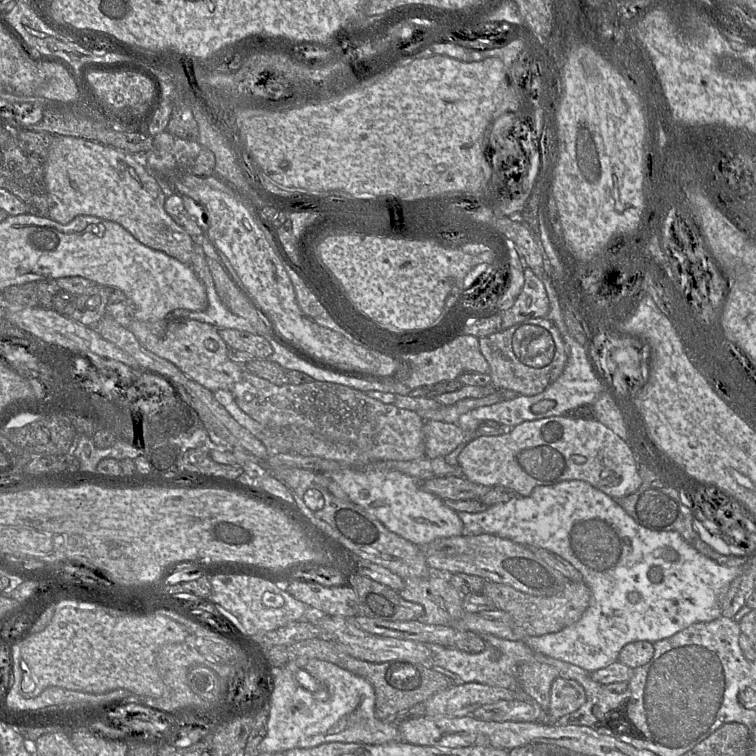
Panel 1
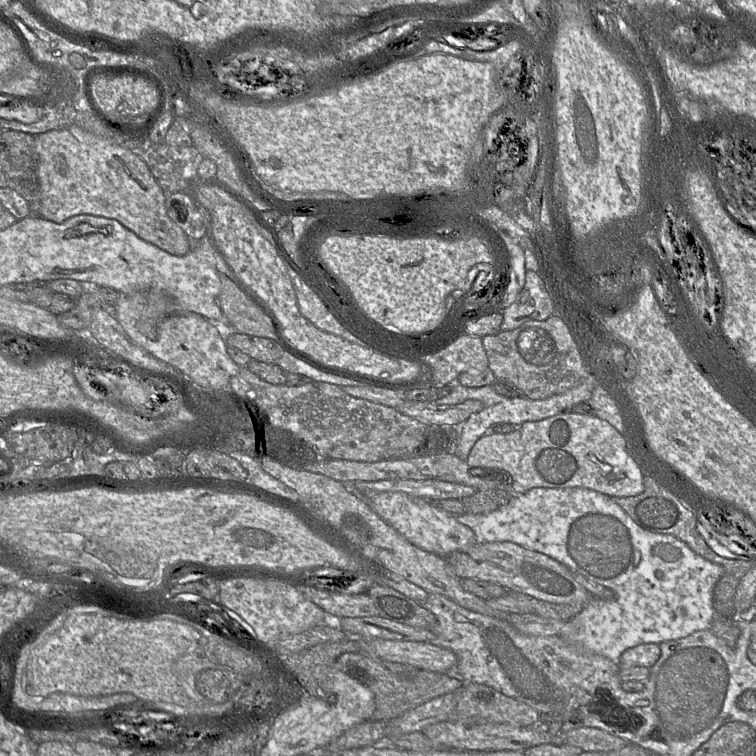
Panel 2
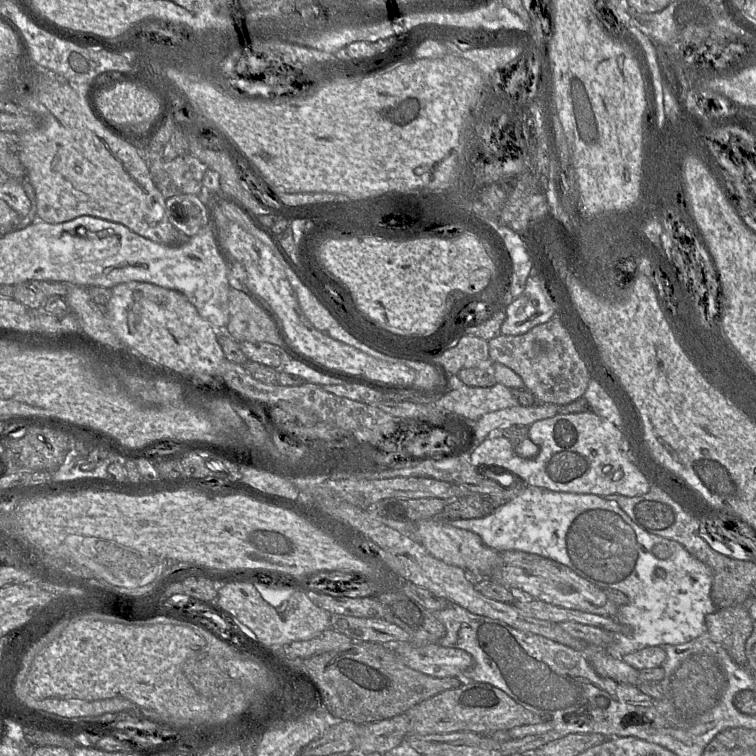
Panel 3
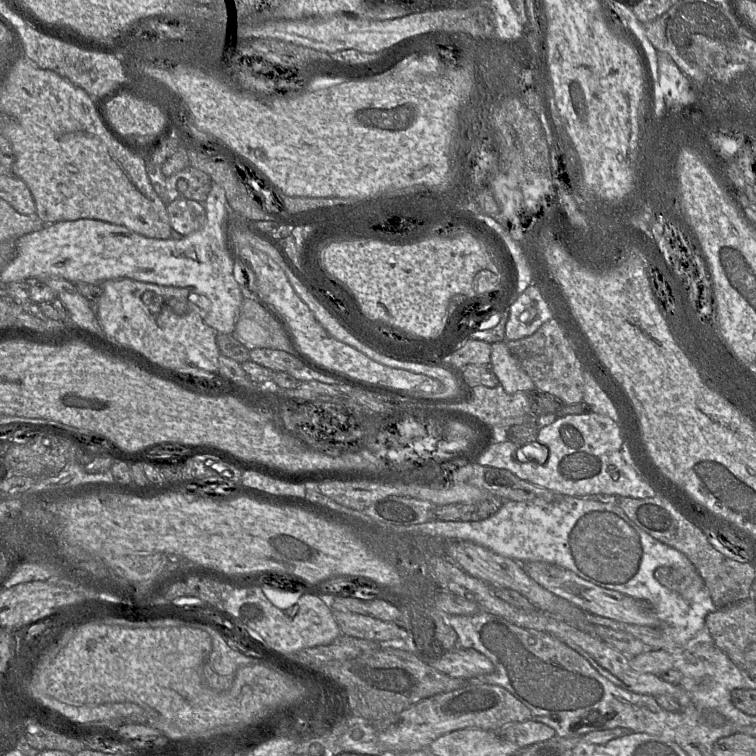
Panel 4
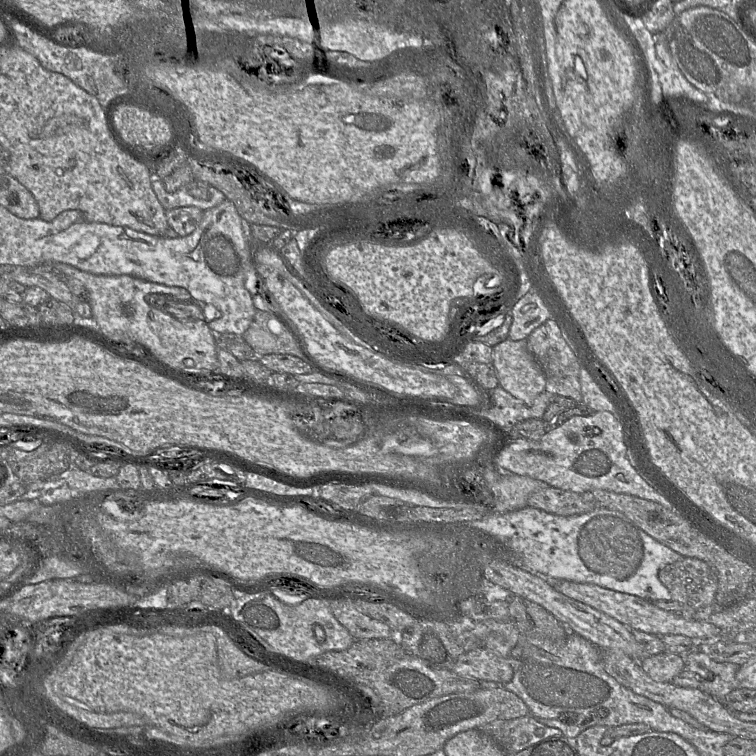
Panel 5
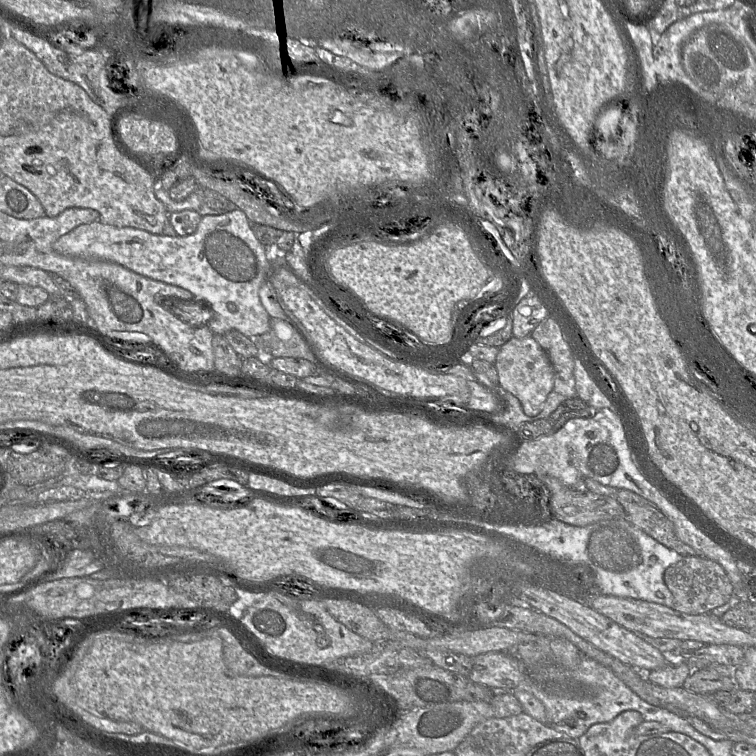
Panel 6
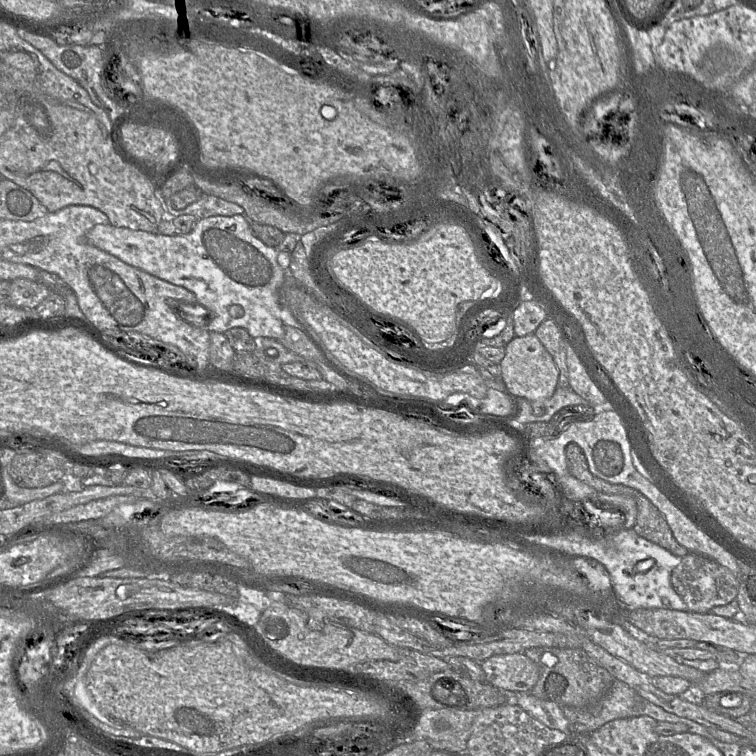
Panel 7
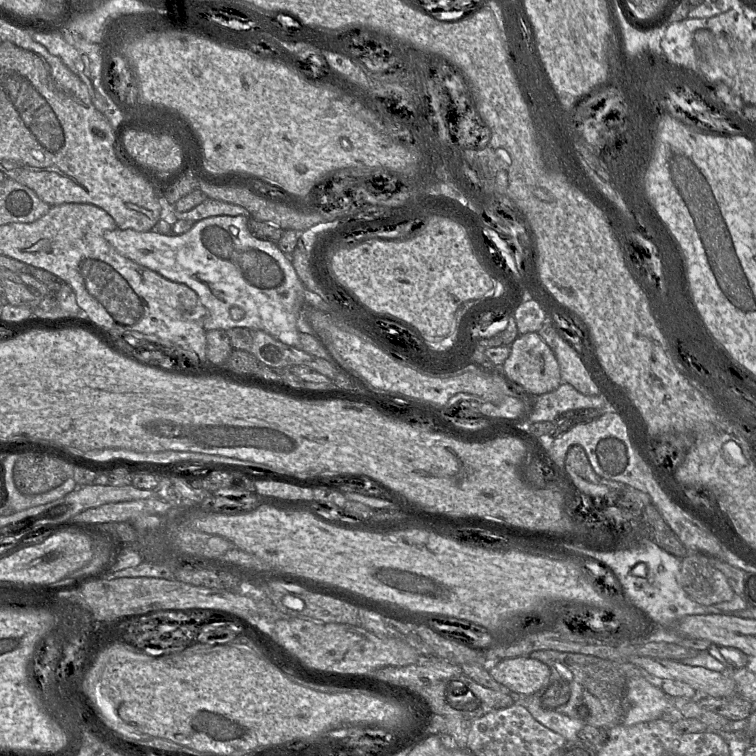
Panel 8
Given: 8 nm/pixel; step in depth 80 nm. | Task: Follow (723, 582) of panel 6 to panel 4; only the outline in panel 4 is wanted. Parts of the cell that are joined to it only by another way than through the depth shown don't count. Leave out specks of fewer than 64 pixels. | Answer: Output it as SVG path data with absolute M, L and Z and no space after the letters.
M693 564L680 567L660 566L654 571L655 579L664 587L693 598L704 588L704 580Z

